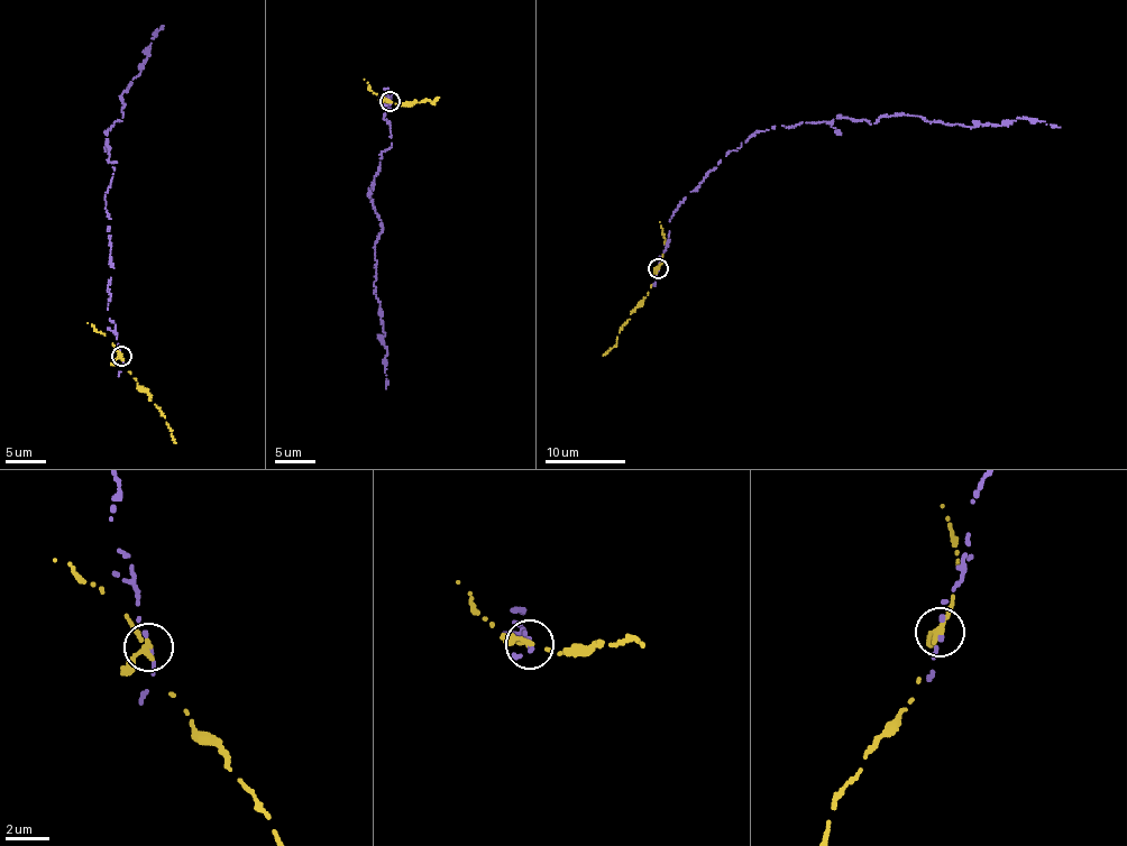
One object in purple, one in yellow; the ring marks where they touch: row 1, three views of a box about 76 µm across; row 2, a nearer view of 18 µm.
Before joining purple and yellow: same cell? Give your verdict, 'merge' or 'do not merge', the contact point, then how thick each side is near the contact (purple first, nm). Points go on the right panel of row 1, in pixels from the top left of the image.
do not merge; place (658, 268); calibres 170 and 240 nm

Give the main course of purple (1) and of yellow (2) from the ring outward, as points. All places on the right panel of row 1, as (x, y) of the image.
1: (659, 269), (678, 205), (760, 131), (904, 115), (964, 126), (1007, 126), (1017, 117), (1060, 127)
2: (659, 269), (648, 295), (620, 330), (616, 343), (603, 355)

